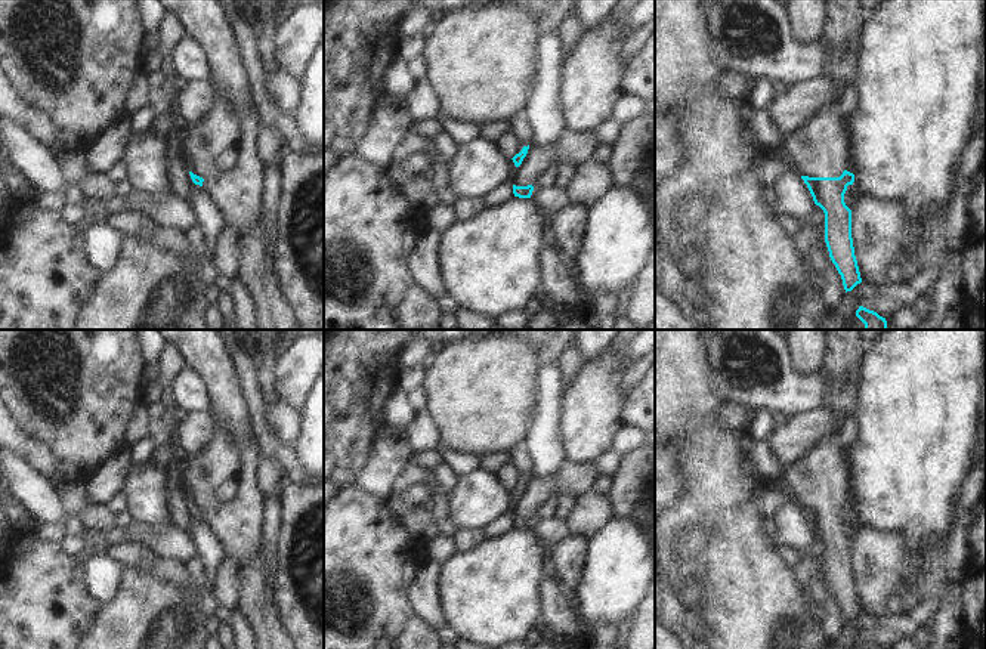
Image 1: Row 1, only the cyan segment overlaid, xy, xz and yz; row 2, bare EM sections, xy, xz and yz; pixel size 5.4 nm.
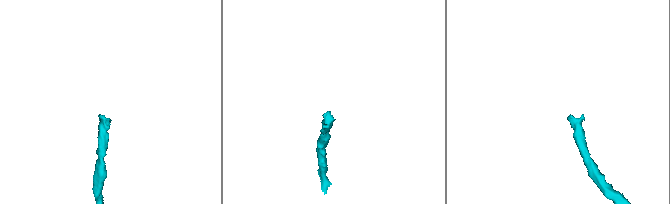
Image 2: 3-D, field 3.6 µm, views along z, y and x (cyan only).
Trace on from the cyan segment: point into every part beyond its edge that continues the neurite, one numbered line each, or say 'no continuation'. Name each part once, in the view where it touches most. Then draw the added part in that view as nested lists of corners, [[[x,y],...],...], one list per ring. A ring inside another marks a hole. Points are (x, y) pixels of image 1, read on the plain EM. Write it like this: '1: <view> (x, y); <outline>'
1: yz (819, 479); [[[837,433],[782,473],[781,482],[809,509],[840,509],[849,492],[849,463]]]

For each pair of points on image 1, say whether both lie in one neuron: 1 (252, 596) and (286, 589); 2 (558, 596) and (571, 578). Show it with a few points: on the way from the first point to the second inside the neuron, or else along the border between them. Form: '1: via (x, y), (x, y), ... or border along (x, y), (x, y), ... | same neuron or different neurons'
1: border along (272, 593), (283, 627) | different neurons
2: border along (552, 574), (568, 593) | different neurons

